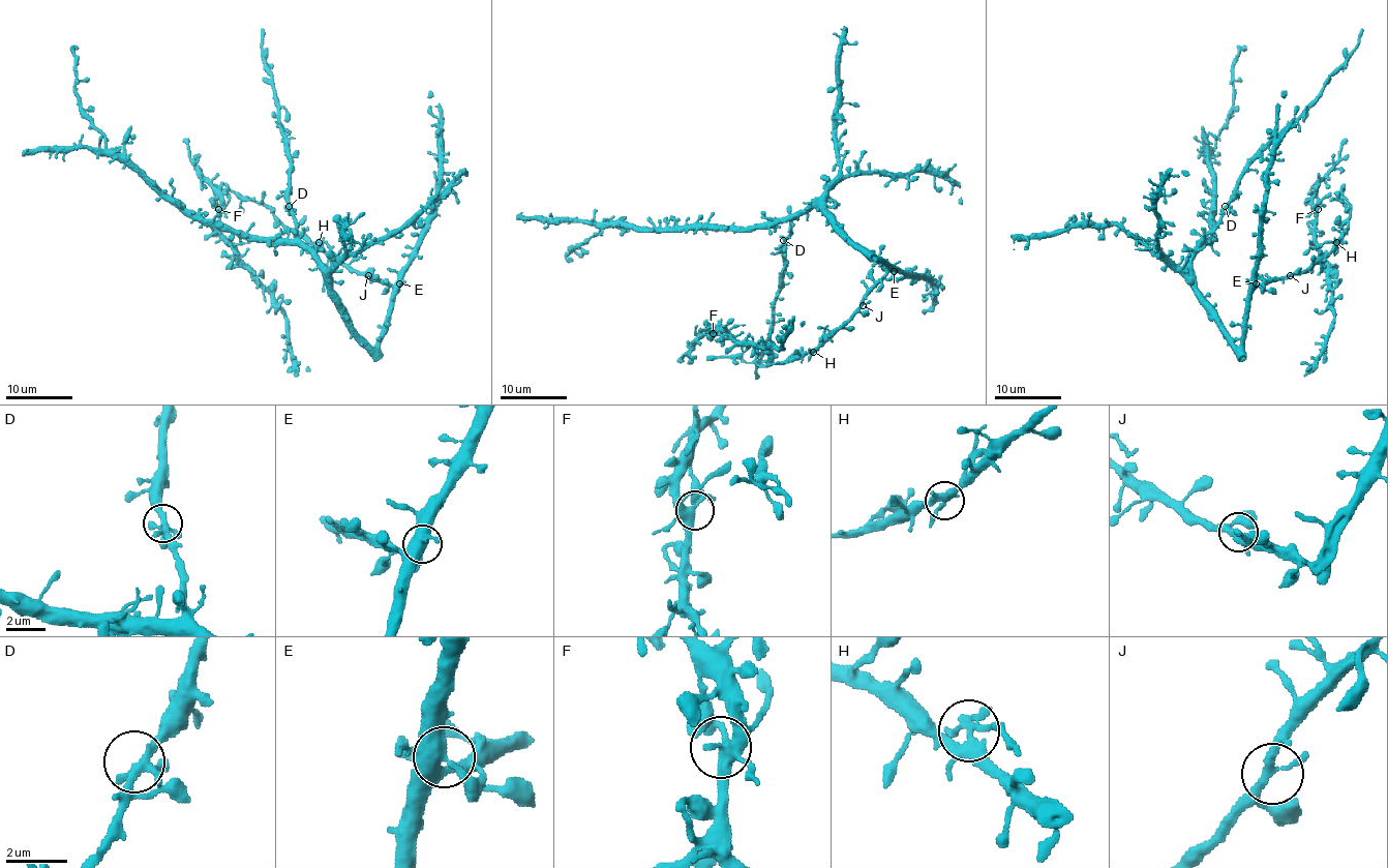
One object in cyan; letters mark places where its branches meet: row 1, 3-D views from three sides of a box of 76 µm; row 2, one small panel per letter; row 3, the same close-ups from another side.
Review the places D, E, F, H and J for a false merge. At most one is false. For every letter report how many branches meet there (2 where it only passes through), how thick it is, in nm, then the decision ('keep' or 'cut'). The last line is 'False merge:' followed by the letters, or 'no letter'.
D: 5 branches meet; 280 nm thick; keep
E: 4 branches meet; 440 nm thick; keep
F: 6 branches meet; 360 nm thick; keep
H: 5 branches meet; 280 nm thick; cut
J: 4 branches meet; 240 nm thick; keep
False merge: H

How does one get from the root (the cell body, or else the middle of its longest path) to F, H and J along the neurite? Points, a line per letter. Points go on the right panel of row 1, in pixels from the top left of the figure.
F: (1246, 327), (1256, 287), (1299, 275), (1341, 238), (1350, 214), (1341, 192), (1326, 195), (1315, 206), (1318, 209)
H: (1246, 327), (1249, 298), (1256, 287), (1306, 271), (1336, 243)
J: (1246, 327), (1253, 290), (1290, 275)

